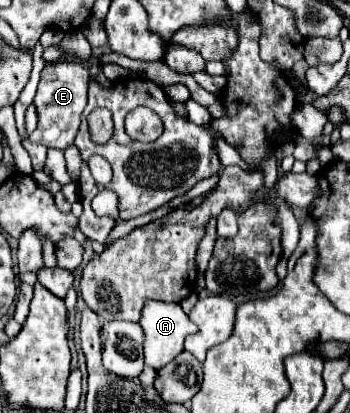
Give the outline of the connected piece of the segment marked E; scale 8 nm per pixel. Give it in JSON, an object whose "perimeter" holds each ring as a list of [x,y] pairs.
{"perimeter":[[[63,59],[45,65],[45,69],[41,71],[37,95],[33,99],[39,123],[37,129],[29,135],[31,143],[41,143],[45,147],[55,147],[63,151],[73,145],[75,135],[79,131],[81,113],[87,105],[87,83],[89,83],[89,71],[81,61]]]}

